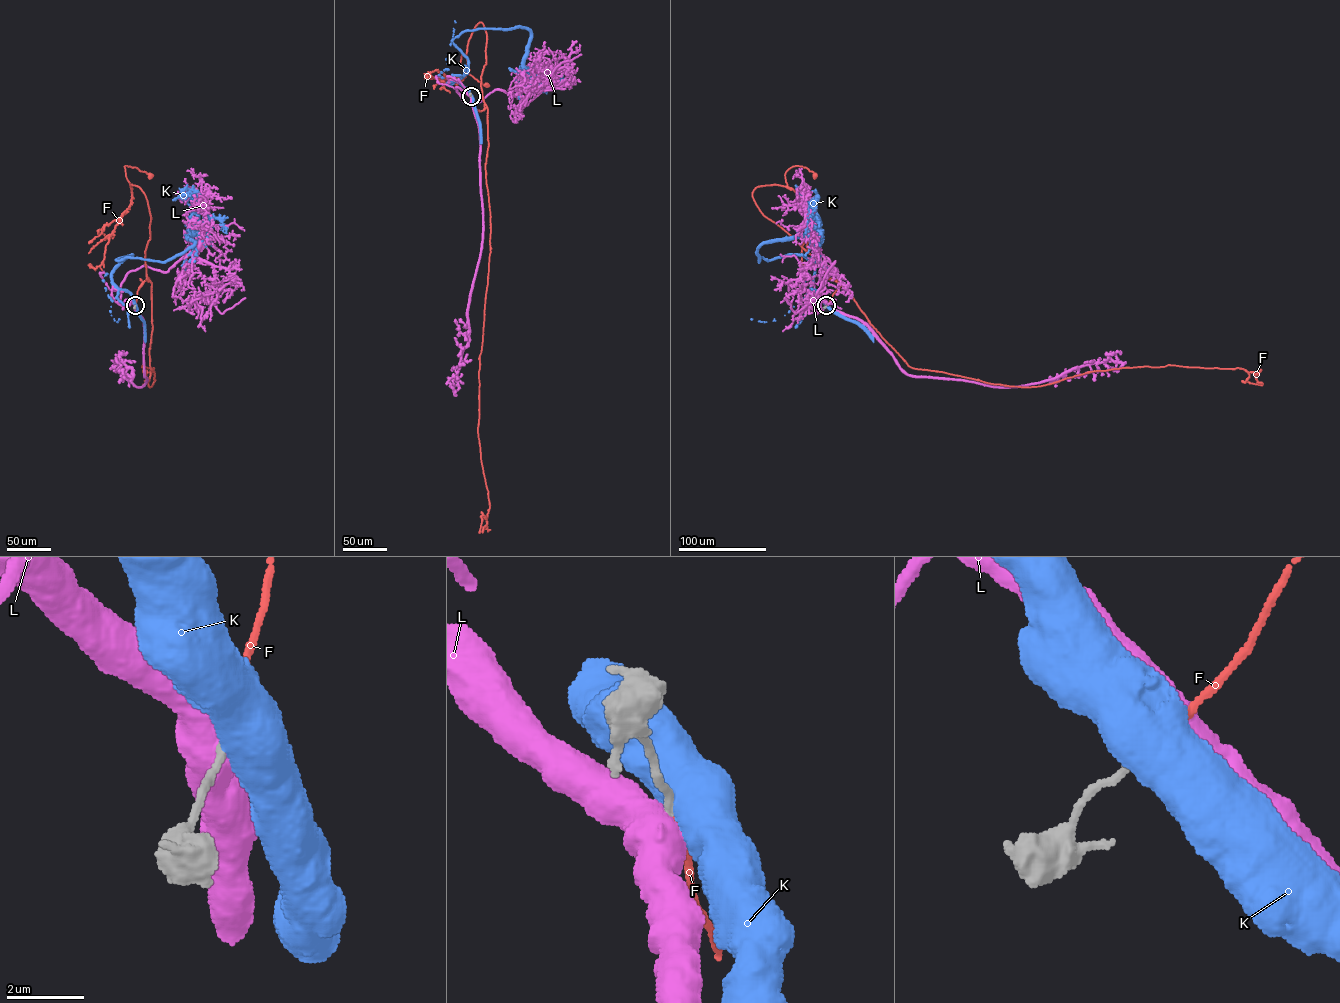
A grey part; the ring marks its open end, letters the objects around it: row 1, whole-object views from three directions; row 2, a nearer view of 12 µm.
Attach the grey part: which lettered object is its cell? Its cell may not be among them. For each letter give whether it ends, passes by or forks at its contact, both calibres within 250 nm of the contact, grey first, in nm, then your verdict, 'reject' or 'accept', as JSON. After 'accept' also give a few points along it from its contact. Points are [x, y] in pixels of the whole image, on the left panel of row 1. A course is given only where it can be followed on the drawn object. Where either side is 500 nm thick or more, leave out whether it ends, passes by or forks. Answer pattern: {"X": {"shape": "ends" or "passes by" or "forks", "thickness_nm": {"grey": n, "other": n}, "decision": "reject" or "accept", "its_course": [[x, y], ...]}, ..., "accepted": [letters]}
{"F": {"shape": "ends", "thickness_nm": {"grey": 180, "other": 160}, "decision": "accept", "its_course": [[135, 305], [138, 289], [149, 280], [144, 257], [150, 214], [143, 192], [130, 186], [124, 166], [150, 175]]}, "K": {"thickness_nm": {"grey": 200, "other": 850}, "decision": "reject"}, "L": {"thickness_nm": {"grey": 200, "other": 850}, "decision": "reject"}, "accepted": ["F"]}

